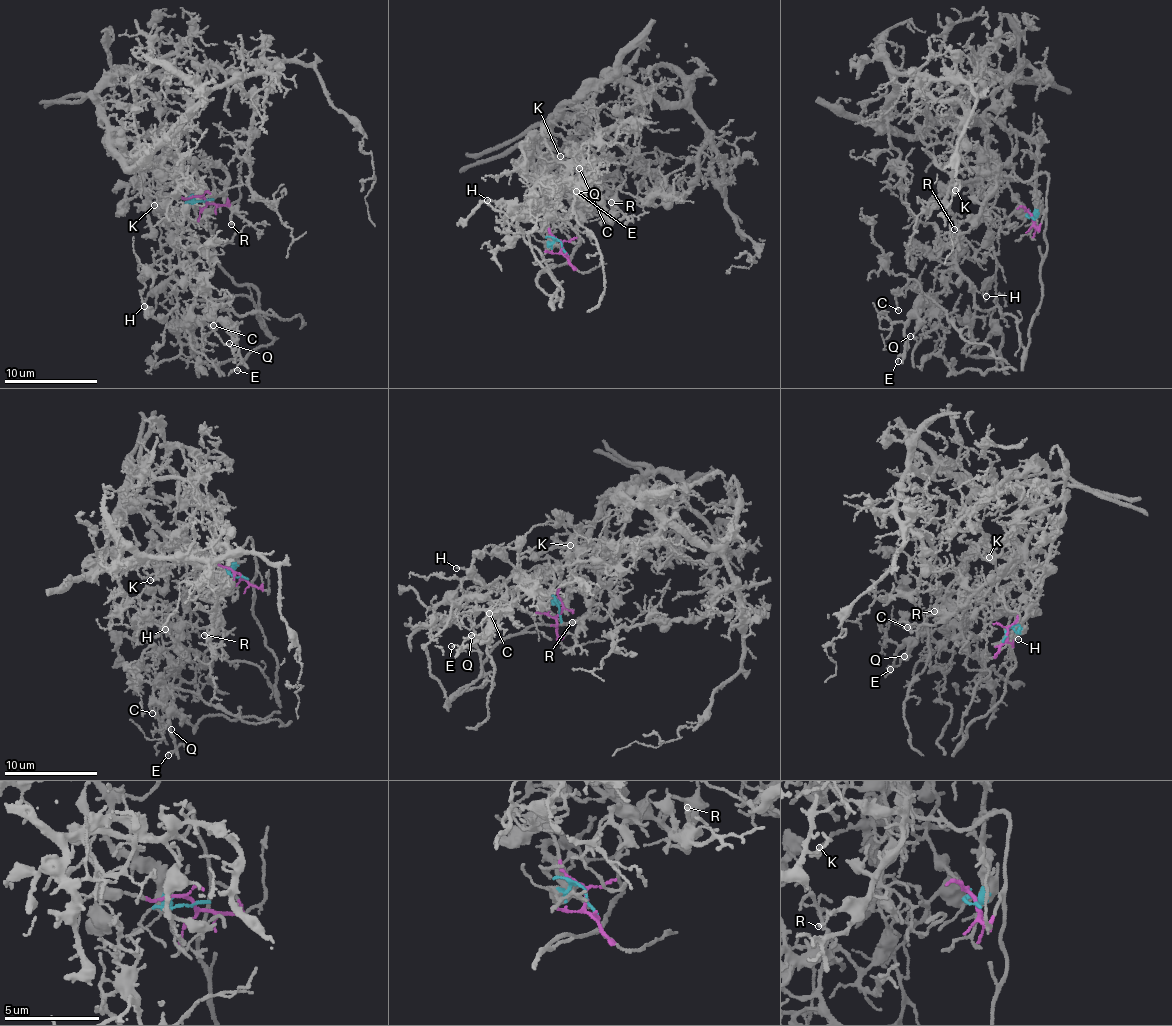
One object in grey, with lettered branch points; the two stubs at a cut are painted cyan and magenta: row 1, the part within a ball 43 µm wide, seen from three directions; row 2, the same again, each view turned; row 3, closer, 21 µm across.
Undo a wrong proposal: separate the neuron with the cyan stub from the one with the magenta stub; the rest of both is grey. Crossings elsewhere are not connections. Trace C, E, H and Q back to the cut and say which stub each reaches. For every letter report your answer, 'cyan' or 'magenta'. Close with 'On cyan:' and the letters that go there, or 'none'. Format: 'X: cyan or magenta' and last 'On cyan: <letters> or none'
C: magenta
E: magenta
H: magenta
Q: magenta
On cyan: none

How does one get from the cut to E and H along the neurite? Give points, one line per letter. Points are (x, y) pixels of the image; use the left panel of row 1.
E: (205, 200), (160, 200), (179, 253), (170, 263), (177, 302), (166, 323), (219, 321), (237, 343), (237, 370)
H: (205, 200), (174, 195), (160, 200), (170, 231), (163, 253), (171, 261), (171, 277), (144, 307)

